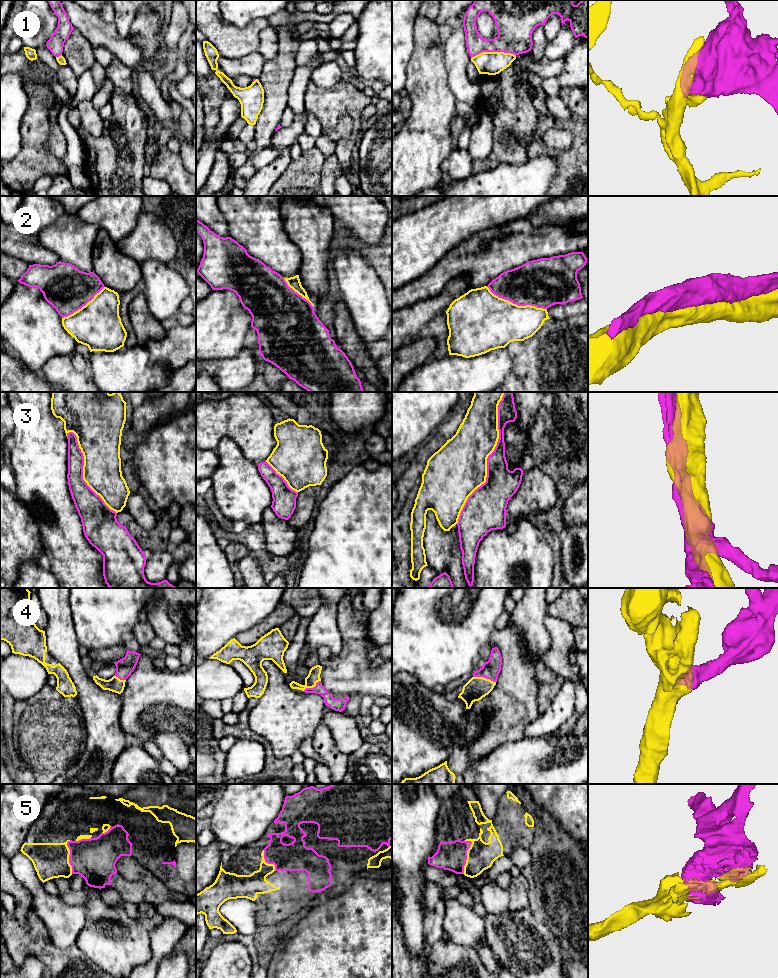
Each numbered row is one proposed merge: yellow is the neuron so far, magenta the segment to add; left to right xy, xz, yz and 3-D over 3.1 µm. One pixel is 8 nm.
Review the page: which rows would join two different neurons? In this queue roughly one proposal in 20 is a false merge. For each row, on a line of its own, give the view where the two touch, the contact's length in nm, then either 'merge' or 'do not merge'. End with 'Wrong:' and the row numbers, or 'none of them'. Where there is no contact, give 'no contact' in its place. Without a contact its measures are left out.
1: contact in yz; length 360 nm; do not merge
2: contact in yz; length 500 nm; merge
3: contact in yz; length 1100 nm; merge
4: contact in yz; length 190 nm; merge
5: contact in yz; length 280 nm; merge
Wrong: 1

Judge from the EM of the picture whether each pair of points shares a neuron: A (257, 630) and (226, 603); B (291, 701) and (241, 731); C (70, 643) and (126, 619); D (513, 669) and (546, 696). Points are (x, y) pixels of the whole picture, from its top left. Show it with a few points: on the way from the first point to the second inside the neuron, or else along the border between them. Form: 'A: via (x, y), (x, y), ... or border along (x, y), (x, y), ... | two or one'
A: border along (271, 612), (261, 621), (239, 632), (234, 637) | two
B: border along (256, 704), (249, 714), (248, 726), (267, 741) | two
C: border along (72, 617), (75, 635), (80, 644) | two
D: border along (540, 686), (539, 713) | two

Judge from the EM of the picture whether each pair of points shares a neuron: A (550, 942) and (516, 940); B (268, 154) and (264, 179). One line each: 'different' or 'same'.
A: same
B: different

